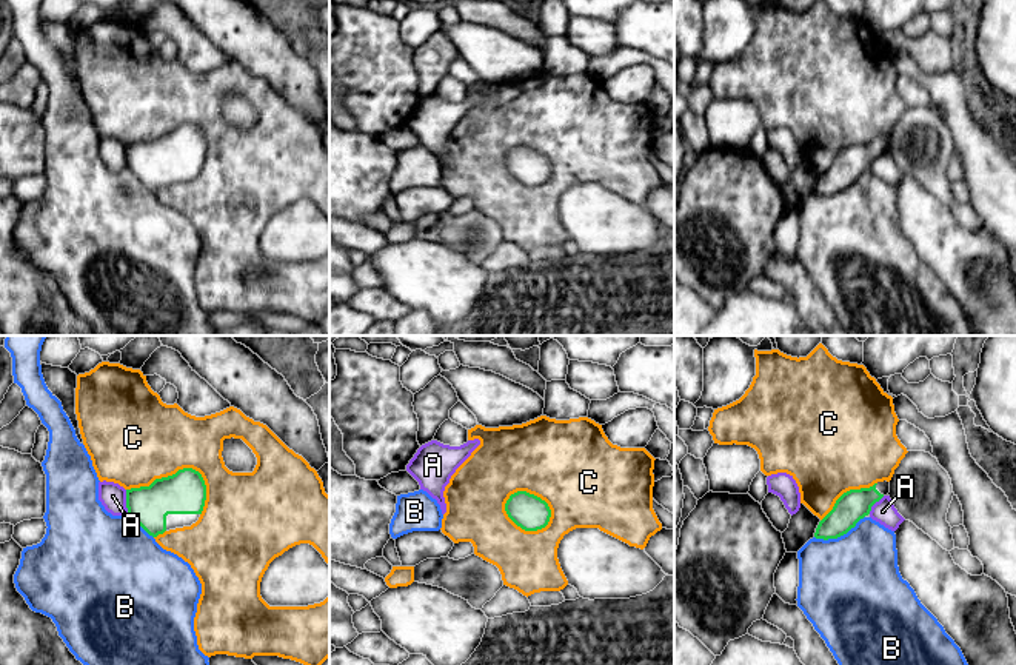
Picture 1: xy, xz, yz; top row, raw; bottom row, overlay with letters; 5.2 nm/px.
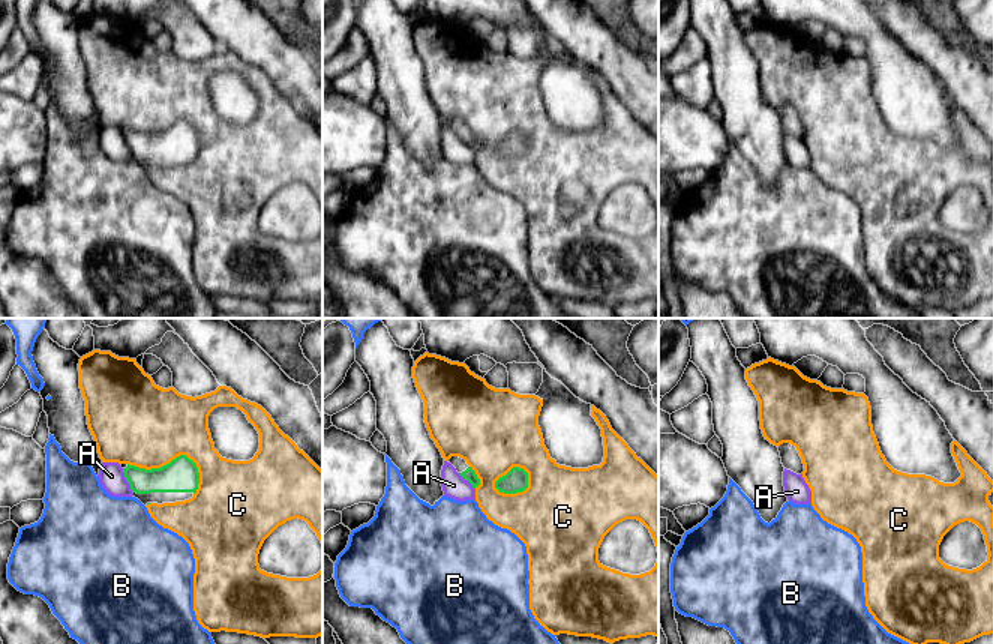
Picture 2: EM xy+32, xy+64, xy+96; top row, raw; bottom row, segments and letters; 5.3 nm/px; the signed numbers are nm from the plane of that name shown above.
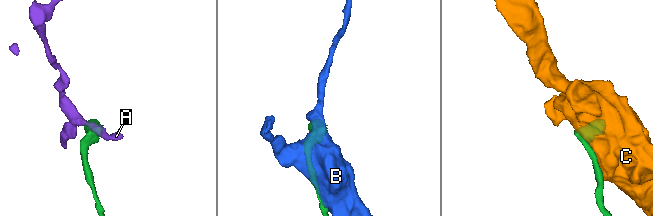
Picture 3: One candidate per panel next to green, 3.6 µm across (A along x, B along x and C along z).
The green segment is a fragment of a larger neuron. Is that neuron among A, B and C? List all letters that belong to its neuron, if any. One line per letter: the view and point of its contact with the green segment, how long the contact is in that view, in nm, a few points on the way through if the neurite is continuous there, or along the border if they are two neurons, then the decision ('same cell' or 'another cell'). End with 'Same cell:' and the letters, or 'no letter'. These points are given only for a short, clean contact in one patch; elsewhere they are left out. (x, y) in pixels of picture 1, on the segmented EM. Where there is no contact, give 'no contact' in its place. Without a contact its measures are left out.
A: contact xy (126, 502); length 130 nm; border xy (125, 490), (128, 513); another cell
B: contact yz (839, 536); length 280 nm; another cell
C: contact xz (531, 494); length 260 nm; another cell
Same cell: no letter

